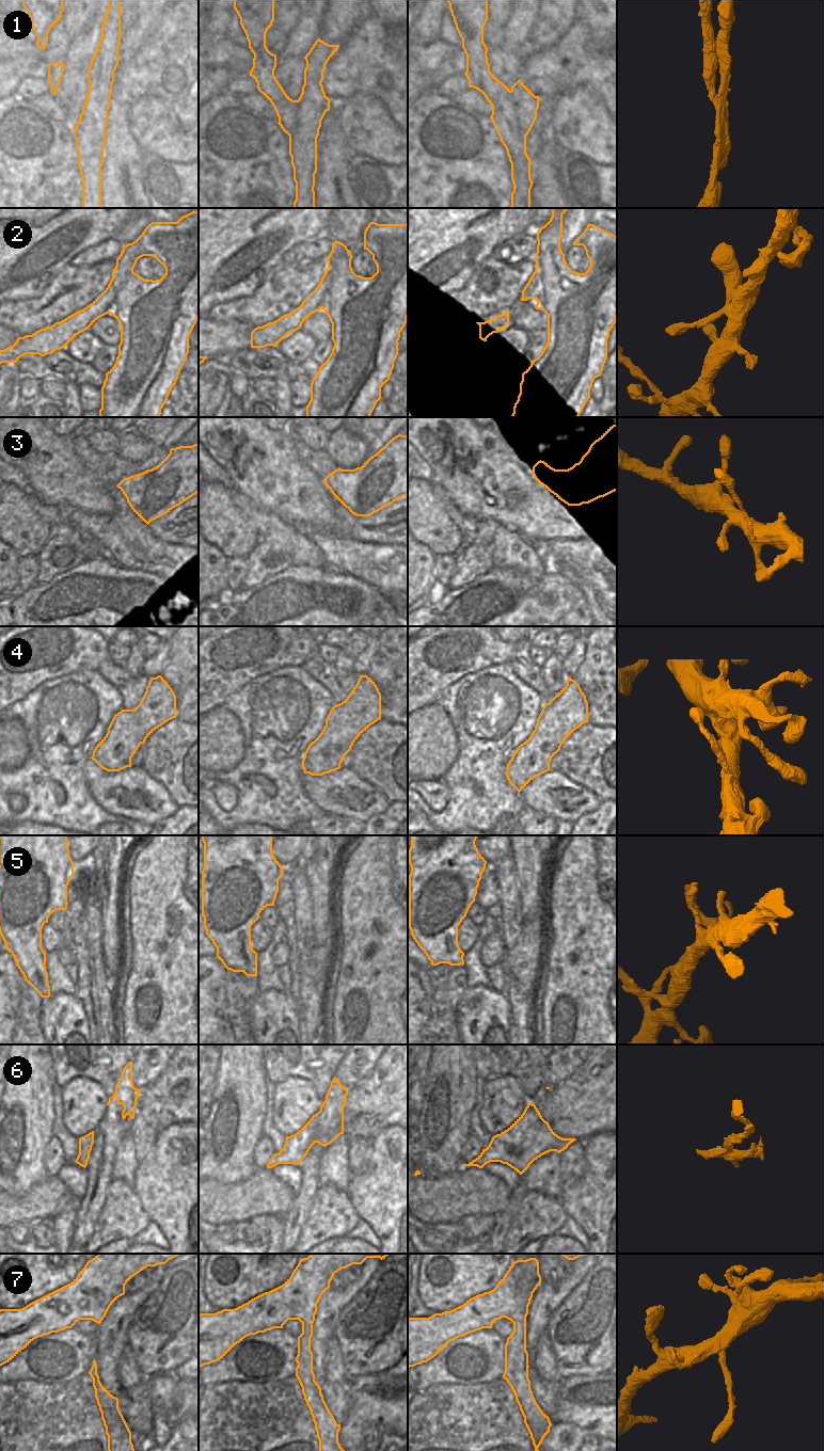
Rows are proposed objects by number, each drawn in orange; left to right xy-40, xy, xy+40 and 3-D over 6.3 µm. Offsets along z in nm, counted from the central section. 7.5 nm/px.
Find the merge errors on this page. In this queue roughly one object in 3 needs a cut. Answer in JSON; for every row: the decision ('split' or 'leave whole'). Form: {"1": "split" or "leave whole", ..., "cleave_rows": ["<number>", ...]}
{"1": "split", "2": "leave whole", "3": "leave whole", "4": "leave whole", "5": "split", "6": "split", "7": "split", "cleave_rows": ["1", "5", "6", "7"]}

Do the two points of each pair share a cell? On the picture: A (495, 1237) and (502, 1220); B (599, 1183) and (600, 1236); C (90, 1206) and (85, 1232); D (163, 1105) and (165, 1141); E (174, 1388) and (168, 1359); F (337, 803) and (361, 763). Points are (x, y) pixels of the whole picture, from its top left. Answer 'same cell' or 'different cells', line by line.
A: same cell
B: same cell
C: same cell
D: different cells
E: different cells
F: different cells

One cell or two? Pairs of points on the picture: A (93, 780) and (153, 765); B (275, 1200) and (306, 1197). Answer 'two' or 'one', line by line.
A: two
B: two

